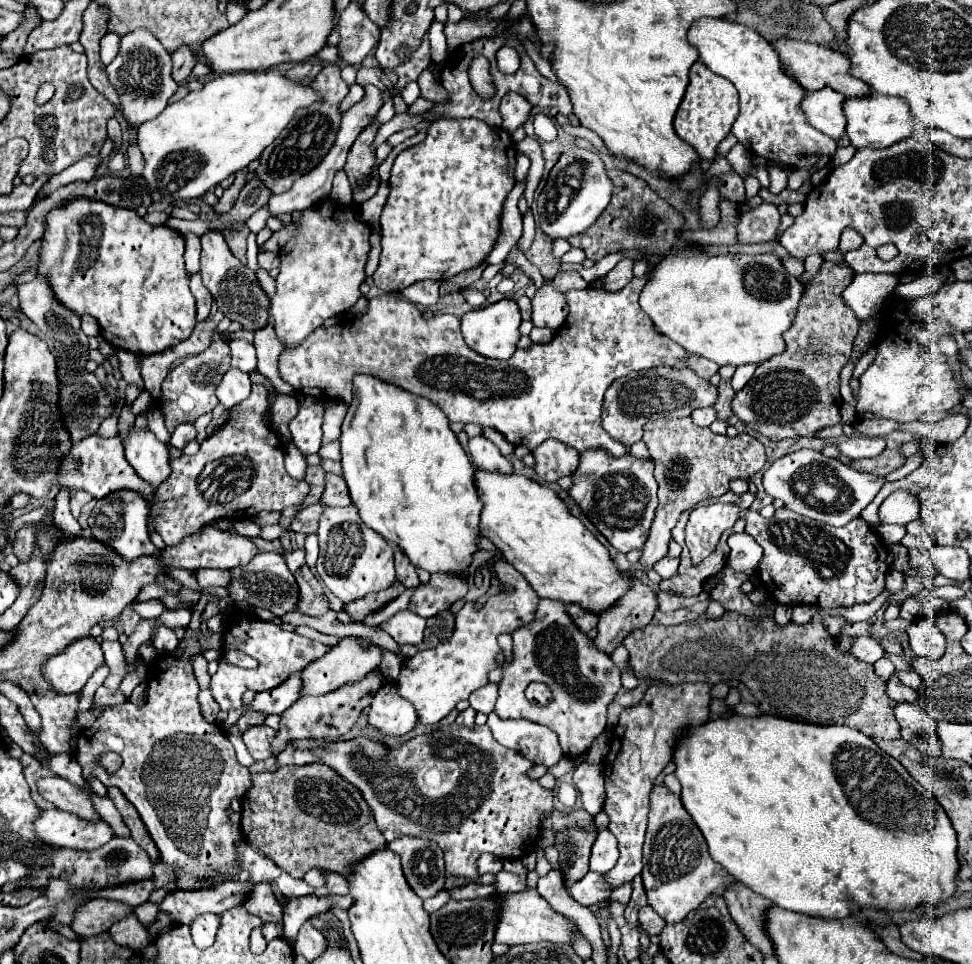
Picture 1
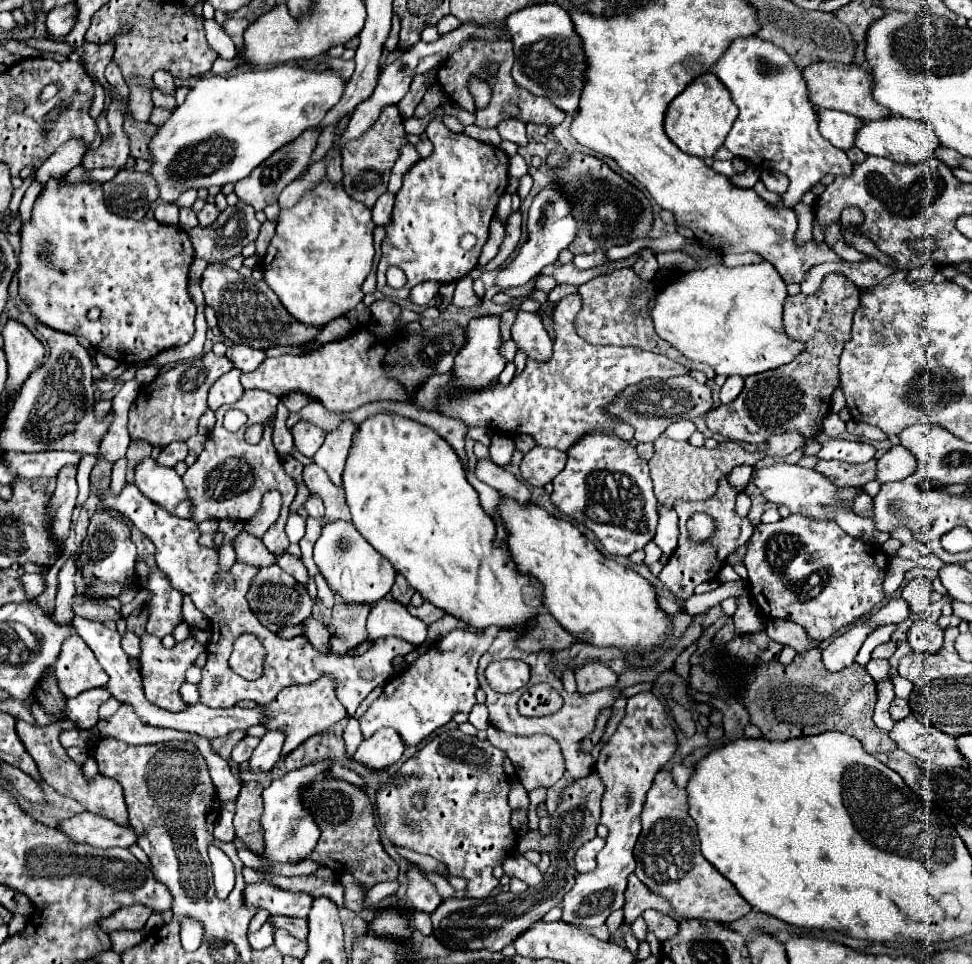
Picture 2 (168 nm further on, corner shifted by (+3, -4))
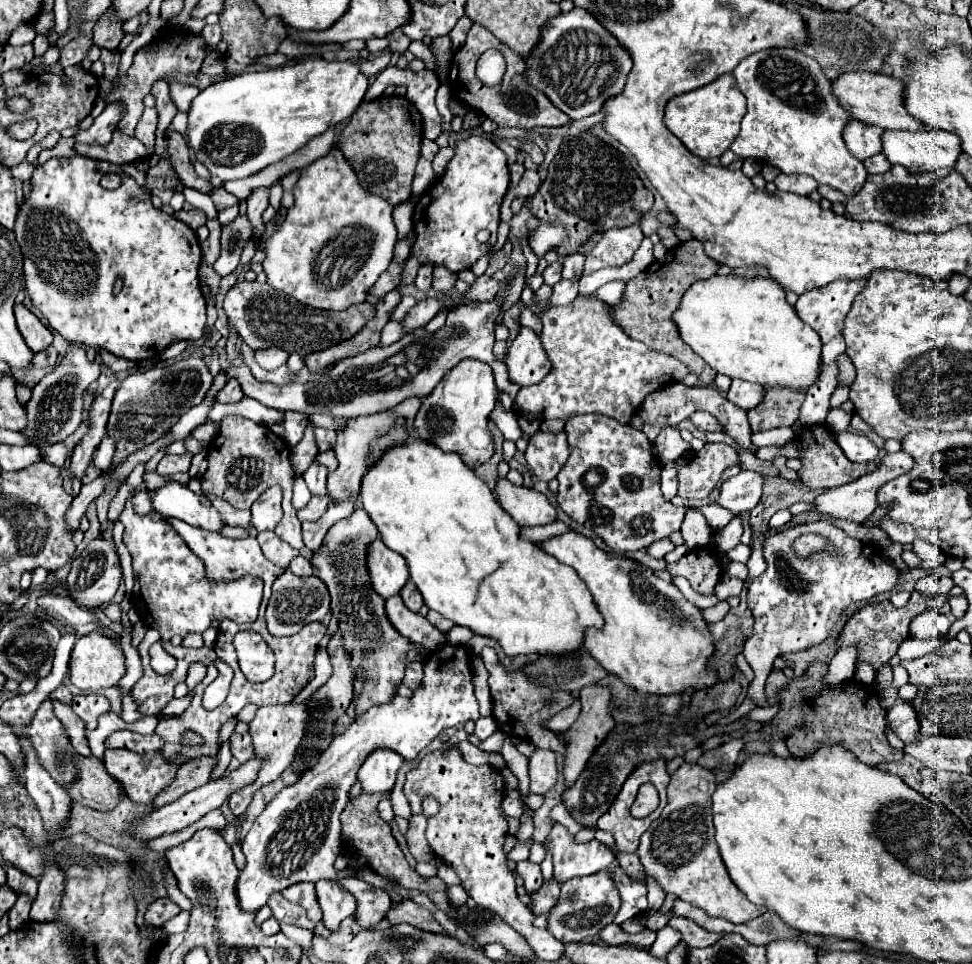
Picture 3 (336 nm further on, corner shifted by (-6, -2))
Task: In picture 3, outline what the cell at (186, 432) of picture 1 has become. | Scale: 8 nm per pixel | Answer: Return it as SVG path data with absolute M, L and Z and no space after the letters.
M185 452L181 456L163 456L163 460L157 466L157 472L161 476L169 476L169 474L177 474L177 472L189 472L191 466L191 452Z

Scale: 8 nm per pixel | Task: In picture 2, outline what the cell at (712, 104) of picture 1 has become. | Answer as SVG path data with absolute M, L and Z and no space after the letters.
M702 74L680 96L670 102L664 118L664 130L682 152L706 158L714 156L714 152L724 144L736 118L738 108L734 106L726 86L714 74Z

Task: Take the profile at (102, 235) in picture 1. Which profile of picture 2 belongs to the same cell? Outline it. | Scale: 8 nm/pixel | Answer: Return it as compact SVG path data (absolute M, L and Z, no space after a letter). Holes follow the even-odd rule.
M56 176L50 178L46 182L46 186L42 188L42 192L38 194L34 208L32 208L32 218L22 224L20 228L20 254L18 254L20 266L18 266L18 280L20 280L20 298L24 300L24 304L30 308L32 316L40 322L44 322L44 326L58 330L58 332L68 332L74 336L84 336L98 352L124 362L124 364L140 364L146 360L152 360L156 354L160 354L162 350L168 348L176 348L182 346L186 342L192 340L194 336L194 316L196 316L196 306L188 294L188 270L190 264L194 260L194 248L190 242L190 236L178 228L178 226L164 226L158 220L150 220L150 218L142 218L142 220L132 220L132 218L122 218L116 216L112 212L108 212L108 208L104 206L104 192L102 192L102 182L66 182L64 176ZM90 308L100 308L100 318L96 322L88 320L88 310Z

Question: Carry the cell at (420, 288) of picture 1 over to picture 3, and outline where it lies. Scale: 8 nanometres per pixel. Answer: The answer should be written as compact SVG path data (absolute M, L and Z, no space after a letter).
M421 268L417 274L417 280L415 280L417 290L429 290L431 282L433 282L433 268Z

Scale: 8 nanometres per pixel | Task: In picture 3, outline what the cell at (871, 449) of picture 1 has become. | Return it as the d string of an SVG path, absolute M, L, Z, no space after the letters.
M847 430L847 432L833 434L833 438L851 462L871 462L871 460L875 460L875 456L879 452L877 446L863 434L855 434L855 432Z

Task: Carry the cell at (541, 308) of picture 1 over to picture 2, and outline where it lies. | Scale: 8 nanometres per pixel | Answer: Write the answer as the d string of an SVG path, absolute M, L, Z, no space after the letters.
M518 312L512 326L512 340L518 344L518 350L532 360L544 362L552 356L552 340L542 320L532 312Z

